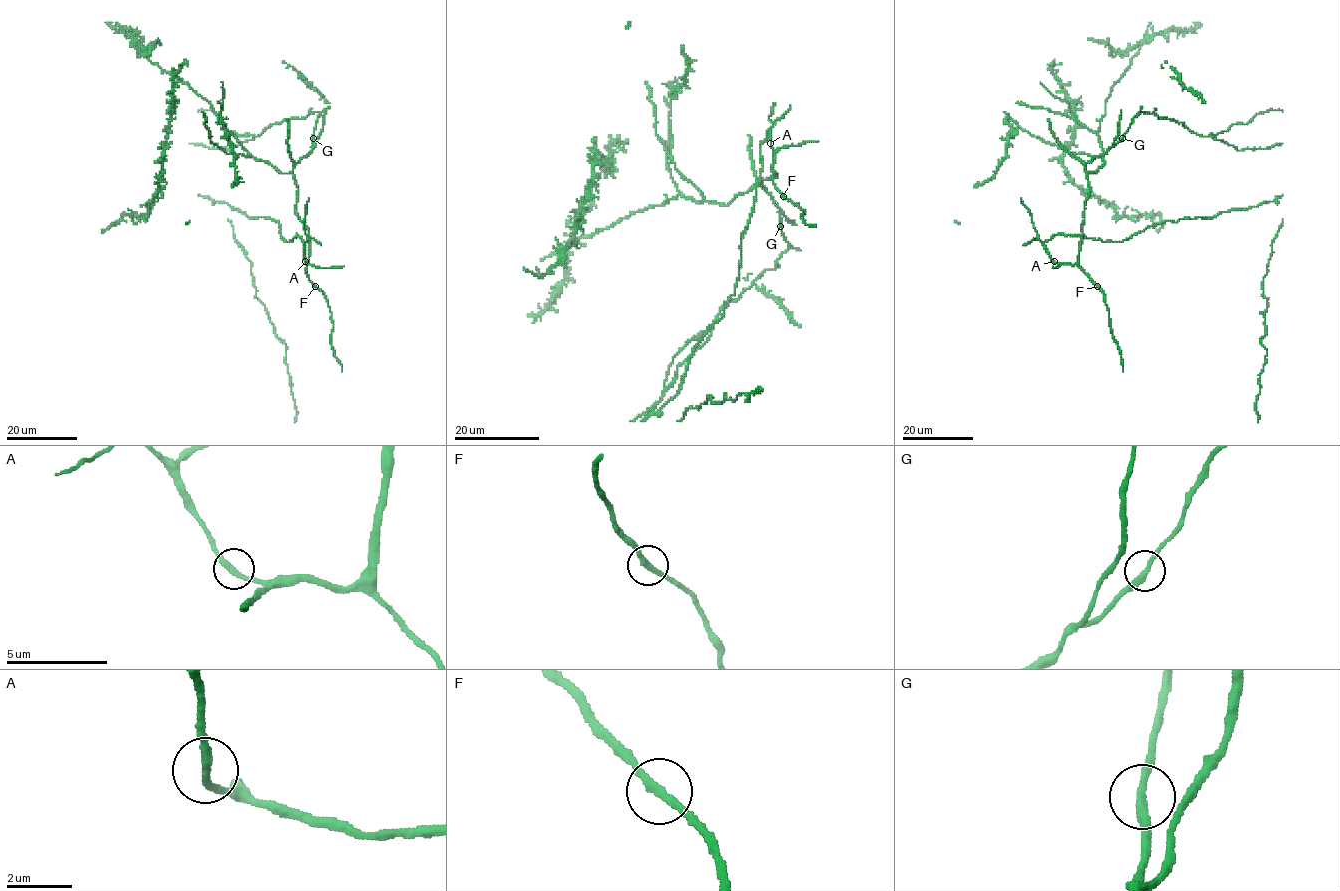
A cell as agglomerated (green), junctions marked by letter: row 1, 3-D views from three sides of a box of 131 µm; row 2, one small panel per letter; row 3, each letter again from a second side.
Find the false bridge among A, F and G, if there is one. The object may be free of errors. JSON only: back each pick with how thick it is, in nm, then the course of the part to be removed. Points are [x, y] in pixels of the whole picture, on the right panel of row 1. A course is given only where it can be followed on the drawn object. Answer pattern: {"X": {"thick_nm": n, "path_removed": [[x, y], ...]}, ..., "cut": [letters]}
{"cut": []}

